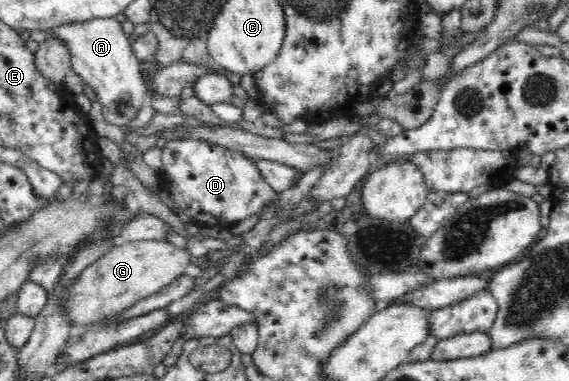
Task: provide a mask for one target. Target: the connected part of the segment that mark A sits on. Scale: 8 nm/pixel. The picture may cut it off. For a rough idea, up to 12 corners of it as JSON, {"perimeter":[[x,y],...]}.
{"perimeter":[[116,17],[55,27],[105,120],[125,126],[146,81]]}

